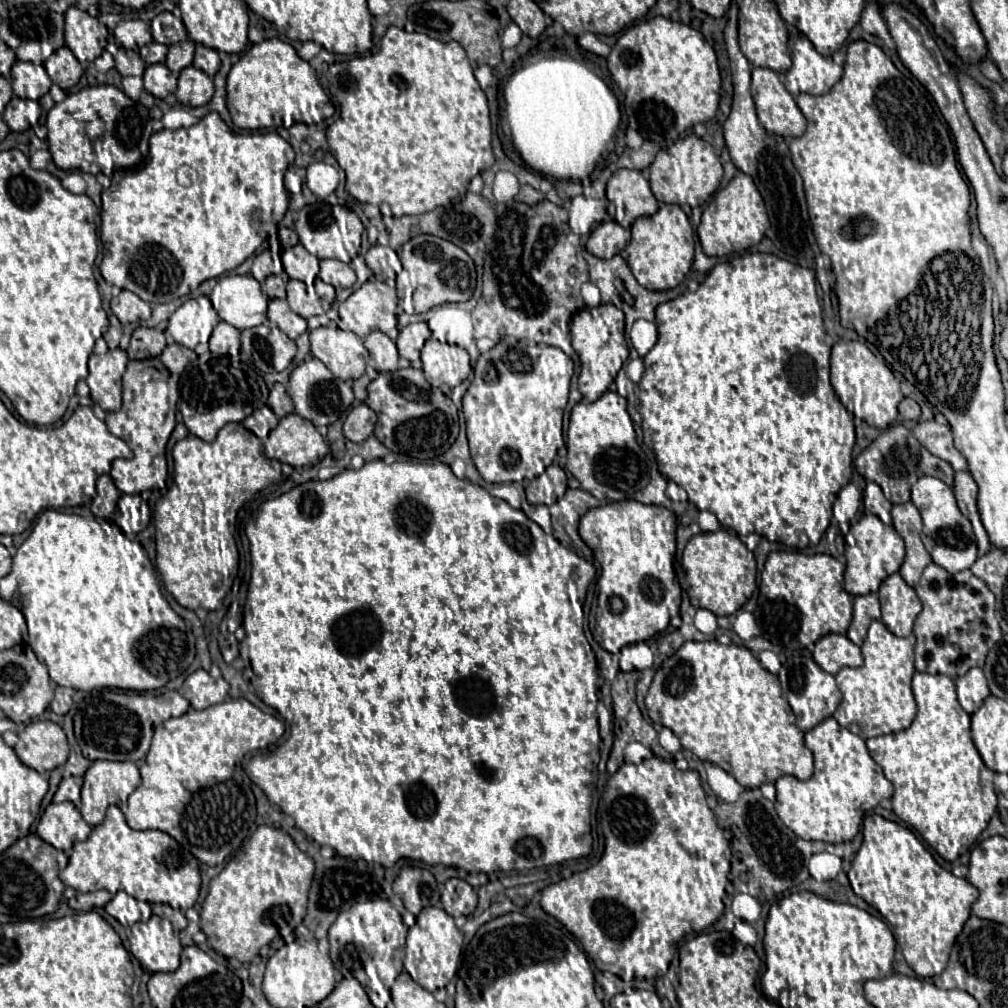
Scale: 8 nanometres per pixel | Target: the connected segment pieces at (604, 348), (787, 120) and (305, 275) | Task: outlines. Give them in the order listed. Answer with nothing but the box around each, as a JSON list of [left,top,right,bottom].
[[571,305,629,401],[751,67,805,137],[281,243,319,287]]

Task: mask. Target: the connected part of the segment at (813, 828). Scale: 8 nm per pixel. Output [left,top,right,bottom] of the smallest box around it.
[775,717,893,843]

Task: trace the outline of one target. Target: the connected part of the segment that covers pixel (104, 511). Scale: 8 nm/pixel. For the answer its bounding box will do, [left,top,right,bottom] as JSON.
[90,475,121,518]

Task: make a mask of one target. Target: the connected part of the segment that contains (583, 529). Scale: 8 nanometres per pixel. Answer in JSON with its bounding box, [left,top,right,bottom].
[579,499,682,653]

